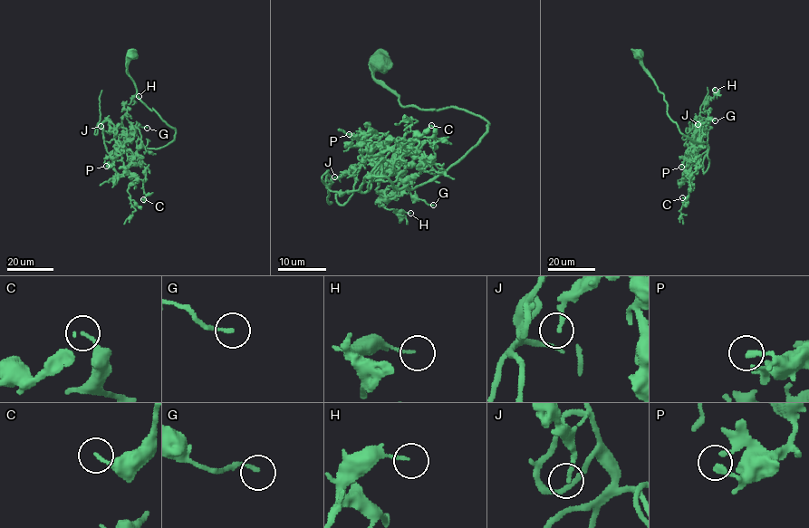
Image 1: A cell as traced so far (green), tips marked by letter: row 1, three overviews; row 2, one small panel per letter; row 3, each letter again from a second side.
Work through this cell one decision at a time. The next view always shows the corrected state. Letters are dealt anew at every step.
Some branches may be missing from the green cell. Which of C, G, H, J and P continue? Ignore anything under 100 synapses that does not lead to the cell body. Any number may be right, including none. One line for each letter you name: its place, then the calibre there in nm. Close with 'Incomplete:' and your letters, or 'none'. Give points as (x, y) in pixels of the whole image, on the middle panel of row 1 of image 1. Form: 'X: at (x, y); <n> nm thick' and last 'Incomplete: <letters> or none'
Incomplete: none

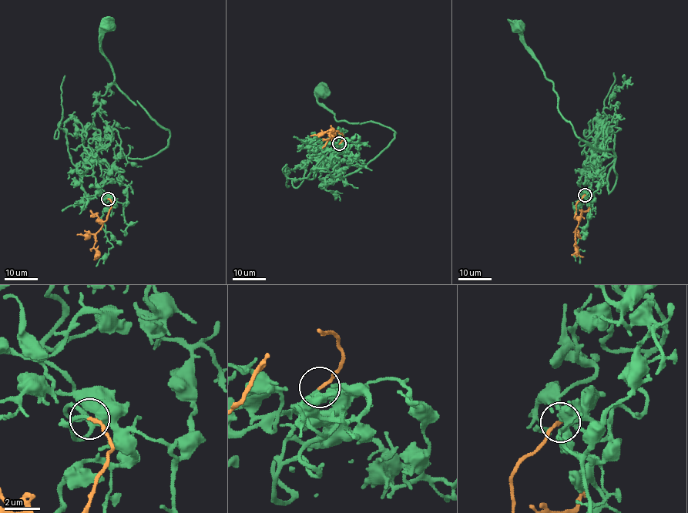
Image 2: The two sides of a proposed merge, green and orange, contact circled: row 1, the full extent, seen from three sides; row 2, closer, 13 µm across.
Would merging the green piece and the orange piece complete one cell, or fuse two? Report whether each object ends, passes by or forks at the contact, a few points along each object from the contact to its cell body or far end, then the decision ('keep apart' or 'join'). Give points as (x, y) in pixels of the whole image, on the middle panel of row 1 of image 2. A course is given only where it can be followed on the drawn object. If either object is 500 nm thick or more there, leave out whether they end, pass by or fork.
green passes by; orange ends there; green runs (339, 143), (310, 179), (357, 172), (395, 132), (338, 122), (321, 92); orange runs (339, 143), (343, 139), (342, 135), (337, 131), (335, 135), (329, 129), (330, 137); join

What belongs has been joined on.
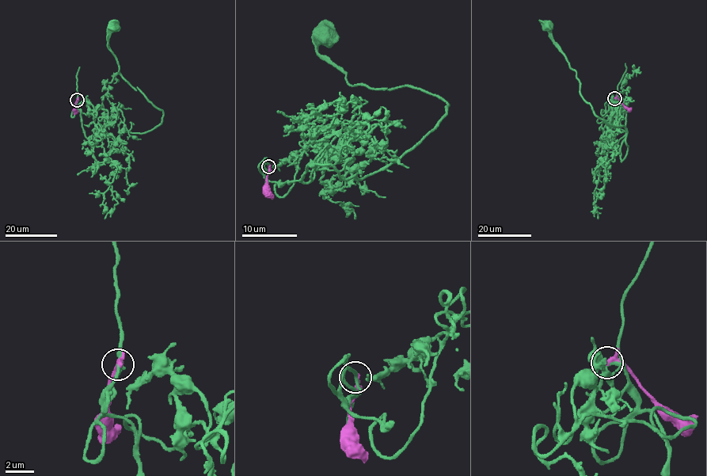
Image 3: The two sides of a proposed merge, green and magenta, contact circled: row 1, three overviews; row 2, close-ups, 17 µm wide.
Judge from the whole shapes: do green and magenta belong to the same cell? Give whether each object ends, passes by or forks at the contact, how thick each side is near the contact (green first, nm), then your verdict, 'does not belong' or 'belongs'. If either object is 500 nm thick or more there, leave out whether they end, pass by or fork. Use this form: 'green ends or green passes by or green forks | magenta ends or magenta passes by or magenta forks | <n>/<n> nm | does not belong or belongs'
green forks | magenta ends | 160/360 nm | does not belong

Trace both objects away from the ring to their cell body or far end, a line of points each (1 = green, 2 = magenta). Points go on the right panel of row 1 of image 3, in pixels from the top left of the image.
1: (614, 98), (625, 110), (621, 161), (628, 150), (625, 128), (594, 112), (547, 26)
2: (614, 98), (631, 108)

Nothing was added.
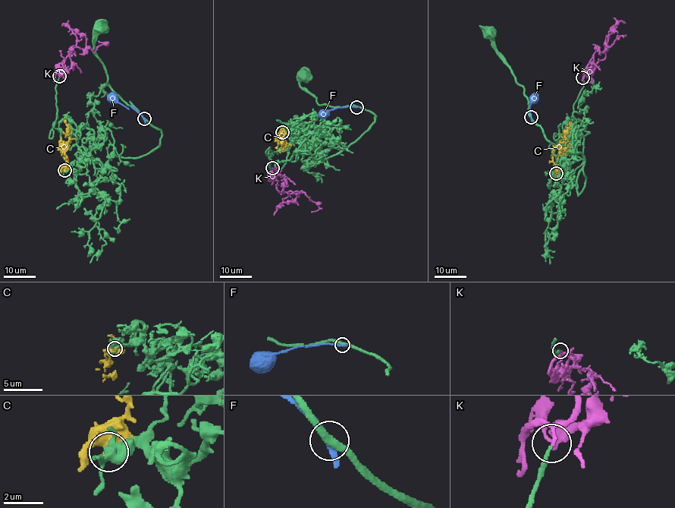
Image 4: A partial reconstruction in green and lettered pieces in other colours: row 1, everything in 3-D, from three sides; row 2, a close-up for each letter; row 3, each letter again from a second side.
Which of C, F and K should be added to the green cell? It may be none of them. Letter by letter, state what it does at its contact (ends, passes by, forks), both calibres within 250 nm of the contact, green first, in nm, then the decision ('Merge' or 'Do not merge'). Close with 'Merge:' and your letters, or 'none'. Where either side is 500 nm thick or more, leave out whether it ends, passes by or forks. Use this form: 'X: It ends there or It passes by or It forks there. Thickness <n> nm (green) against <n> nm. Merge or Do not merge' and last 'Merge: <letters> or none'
C: Thickness 440 nm (green) against 600 nm. Do not merge
F: It passes by. Thickness 360 nm (green) against 240 nm. Do not merge
K: It passes by. Thickness 170 nm (green) against 110 nm. Merge
Merge: K

